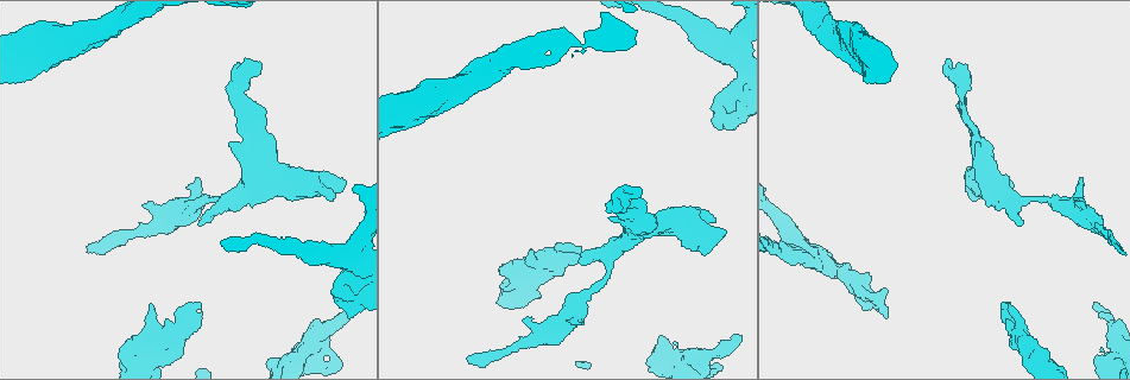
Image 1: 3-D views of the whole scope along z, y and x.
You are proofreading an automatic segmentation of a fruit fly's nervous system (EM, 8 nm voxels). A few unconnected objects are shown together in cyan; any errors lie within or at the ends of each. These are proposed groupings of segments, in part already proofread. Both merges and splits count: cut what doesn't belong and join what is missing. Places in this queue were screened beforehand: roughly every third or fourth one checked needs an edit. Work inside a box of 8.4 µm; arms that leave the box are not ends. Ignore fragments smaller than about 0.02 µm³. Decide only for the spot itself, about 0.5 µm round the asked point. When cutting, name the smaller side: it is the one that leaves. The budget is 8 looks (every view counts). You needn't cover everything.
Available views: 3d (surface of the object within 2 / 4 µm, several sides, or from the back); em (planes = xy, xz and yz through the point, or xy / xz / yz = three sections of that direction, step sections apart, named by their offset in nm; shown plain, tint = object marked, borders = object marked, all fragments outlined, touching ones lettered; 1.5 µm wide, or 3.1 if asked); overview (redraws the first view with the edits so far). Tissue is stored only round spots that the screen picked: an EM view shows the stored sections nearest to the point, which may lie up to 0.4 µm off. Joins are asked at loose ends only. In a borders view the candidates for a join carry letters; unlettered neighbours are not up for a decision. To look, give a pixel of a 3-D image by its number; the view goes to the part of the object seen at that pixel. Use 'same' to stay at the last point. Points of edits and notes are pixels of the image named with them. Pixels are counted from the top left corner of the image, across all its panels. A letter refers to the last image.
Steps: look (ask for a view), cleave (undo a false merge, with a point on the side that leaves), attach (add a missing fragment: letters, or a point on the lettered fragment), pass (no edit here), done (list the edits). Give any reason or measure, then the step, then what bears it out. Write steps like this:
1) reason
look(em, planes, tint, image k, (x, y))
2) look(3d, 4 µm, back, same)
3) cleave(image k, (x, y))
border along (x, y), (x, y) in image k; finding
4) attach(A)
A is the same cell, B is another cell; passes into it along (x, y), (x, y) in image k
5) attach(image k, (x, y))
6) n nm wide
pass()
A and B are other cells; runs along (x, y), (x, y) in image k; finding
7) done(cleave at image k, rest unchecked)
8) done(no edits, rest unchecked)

look(3d, 4 µm, image 1, (329, 186))

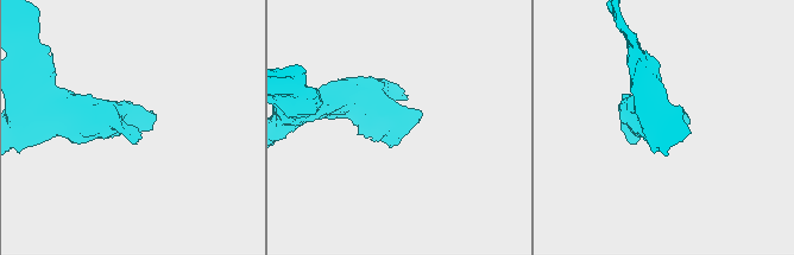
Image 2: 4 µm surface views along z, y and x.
look(em, xz, step 4, tint, image 2, (394, 120))

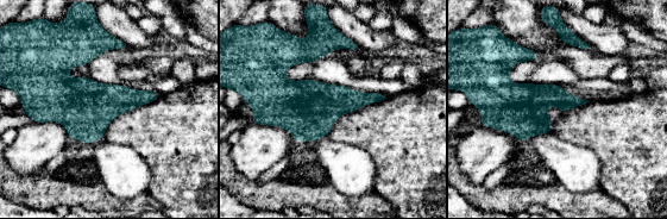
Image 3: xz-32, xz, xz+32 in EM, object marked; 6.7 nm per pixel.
cut it another way
look(em, planes, borders, same)

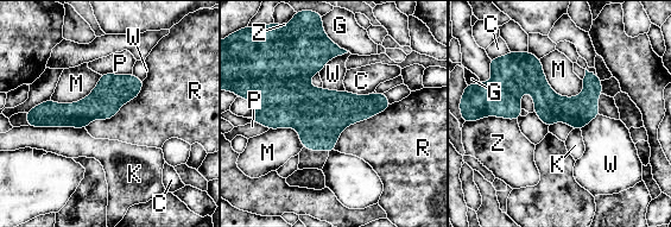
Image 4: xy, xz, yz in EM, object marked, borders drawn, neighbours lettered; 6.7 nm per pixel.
pass()
C, G, K, M, P, R, W and Z are other cells; border along (489, 58), (491, 80), (485, 83) in image 4; continuous, no second neuron

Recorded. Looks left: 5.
abrupt turn
look(3d, 2 µm, image 1, (729, 120))

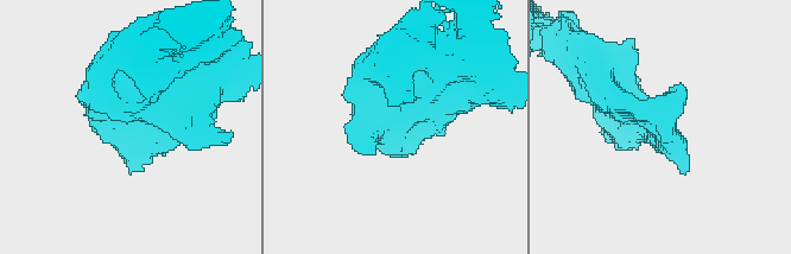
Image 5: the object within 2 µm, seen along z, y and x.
now the EM
look(em, planes, tint, image 5, (399, 121))

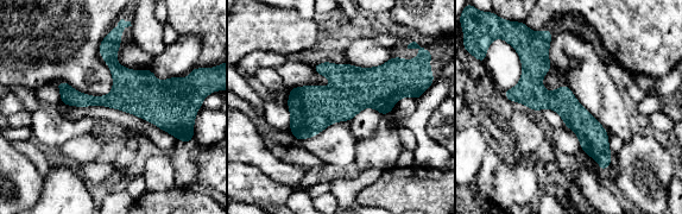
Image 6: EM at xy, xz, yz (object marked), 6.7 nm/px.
look(em, planes, borders, same)

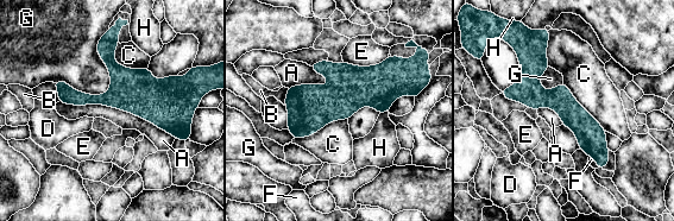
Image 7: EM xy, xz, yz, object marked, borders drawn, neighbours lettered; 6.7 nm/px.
70 nm wide
pass()
A, B, C, D, E, F, G and H are other cells; border along (347, 119), (294, 139) in image 7; one neuron here

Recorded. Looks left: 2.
sharp bend
look(3d, 2 µm, image 1, (241, 91))

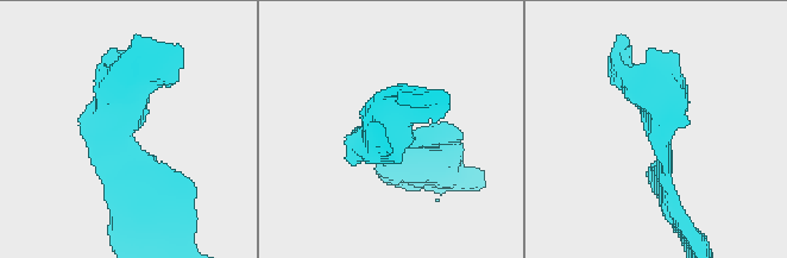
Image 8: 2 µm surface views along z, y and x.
look(em, planes, borders, image 8, (660, 127))

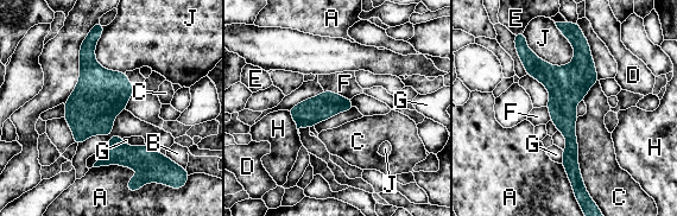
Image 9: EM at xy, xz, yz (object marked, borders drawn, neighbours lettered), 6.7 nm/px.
180 nm wide
pass()
A, B, C, D, E, F, G, H and J are other cells; border along (577, 116), (577, 165), (586, 188) in image 9; one neuron here

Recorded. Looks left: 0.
done(no edits, rest unchecked)

